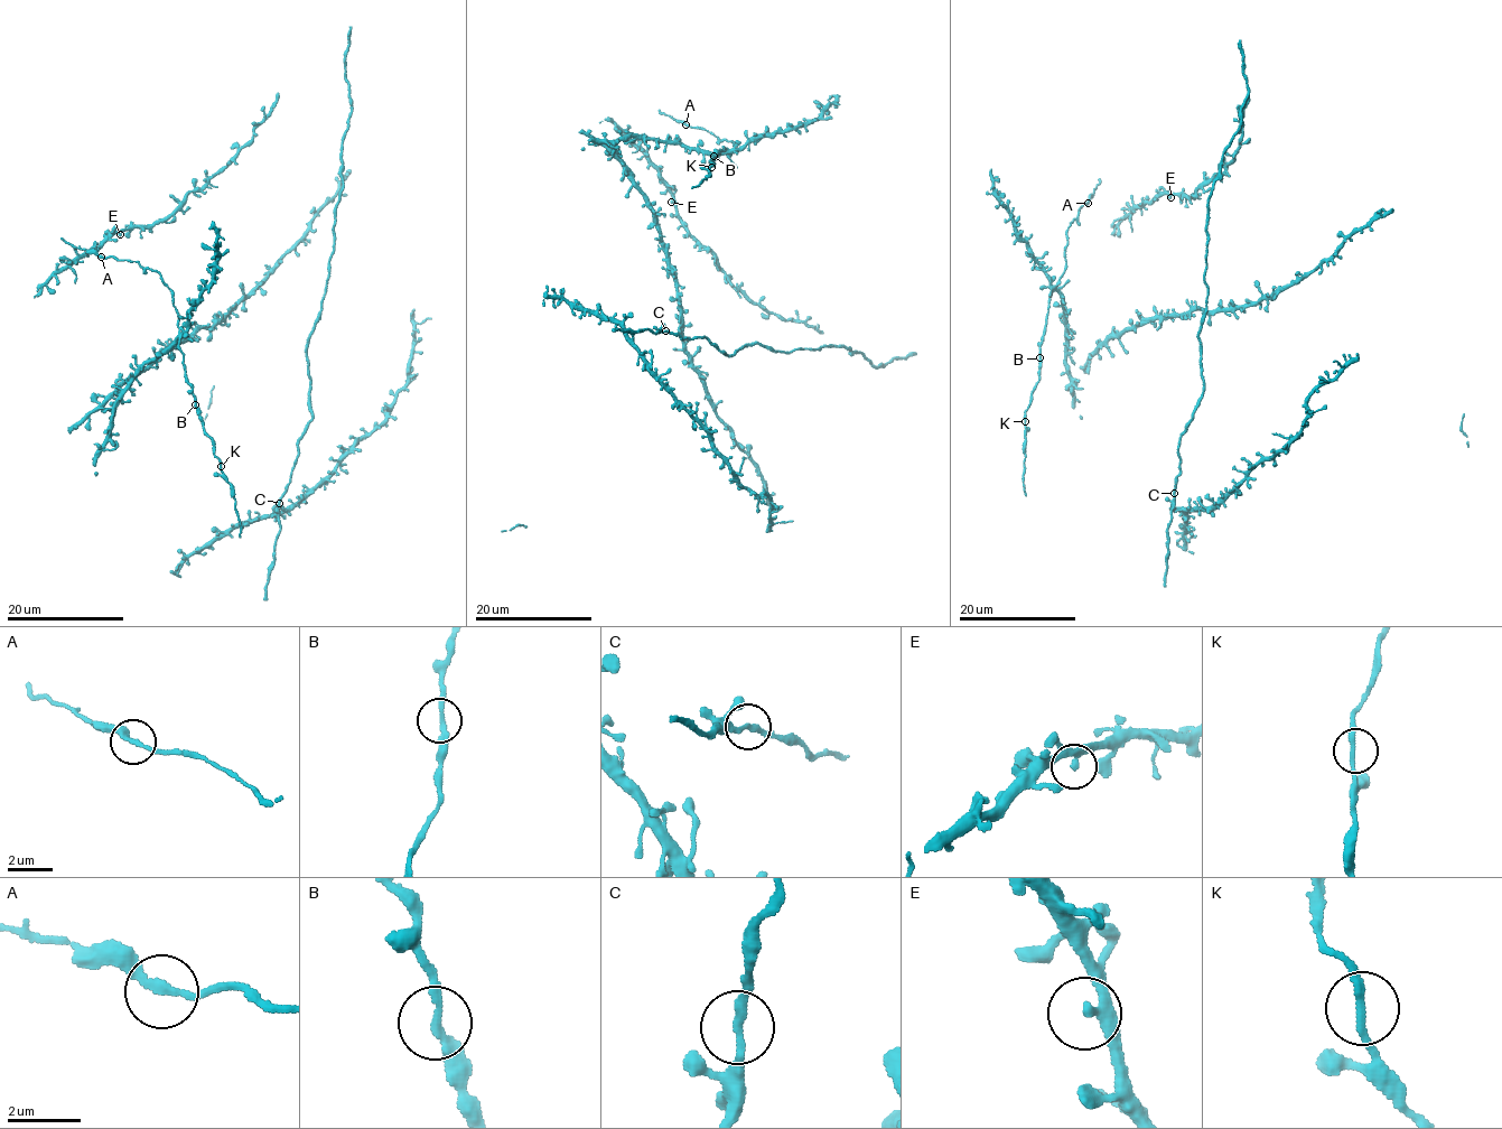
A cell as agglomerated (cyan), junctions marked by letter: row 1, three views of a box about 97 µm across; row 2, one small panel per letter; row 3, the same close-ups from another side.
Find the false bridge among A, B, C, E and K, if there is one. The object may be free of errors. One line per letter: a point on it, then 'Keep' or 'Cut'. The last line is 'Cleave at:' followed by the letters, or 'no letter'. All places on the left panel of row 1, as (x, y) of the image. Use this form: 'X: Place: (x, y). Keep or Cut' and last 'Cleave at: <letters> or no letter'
A: Place: (101, 257). Keep
B: Place: (195, 404). Keep
C: Place: (279, 503). Keep
E: Place: (120, 234). Keep
K: Place: (221, 466). Keep
Cleave at: no letter

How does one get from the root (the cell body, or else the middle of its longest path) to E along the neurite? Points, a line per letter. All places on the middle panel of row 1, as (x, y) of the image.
E: (735, 286), (721, 269), (717, 254), (690, 234), (671, 202)

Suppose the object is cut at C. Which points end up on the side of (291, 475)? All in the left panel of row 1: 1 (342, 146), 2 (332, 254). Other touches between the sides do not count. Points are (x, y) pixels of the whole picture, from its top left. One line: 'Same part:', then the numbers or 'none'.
Same part: 1, 2

